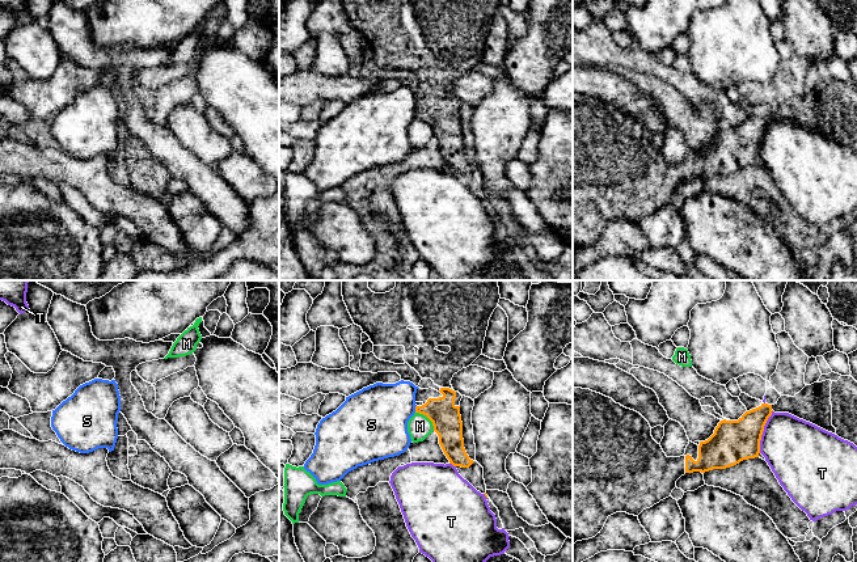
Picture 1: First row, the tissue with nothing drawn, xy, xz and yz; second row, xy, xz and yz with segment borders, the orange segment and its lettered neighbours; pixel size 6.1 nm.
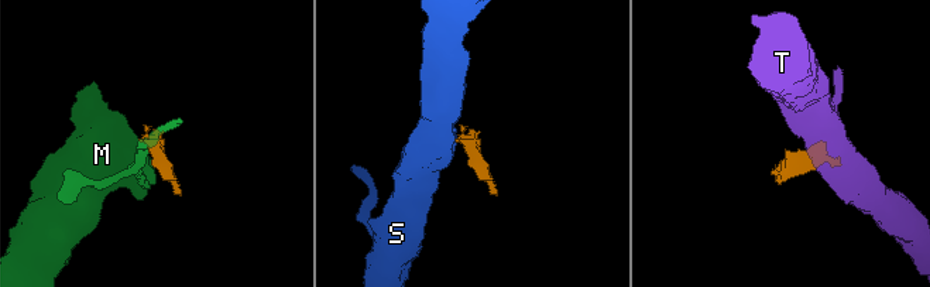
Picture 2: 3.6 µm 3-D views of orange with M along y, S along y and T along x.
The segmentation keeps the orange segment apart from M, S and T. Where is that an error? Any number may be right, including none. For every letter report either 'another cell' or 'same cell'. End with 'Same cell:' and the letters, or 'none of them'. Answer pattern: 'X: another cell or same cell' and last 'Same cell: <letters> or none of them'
M: another cell
S: another cell
T: another cell
Same cell: none of them

